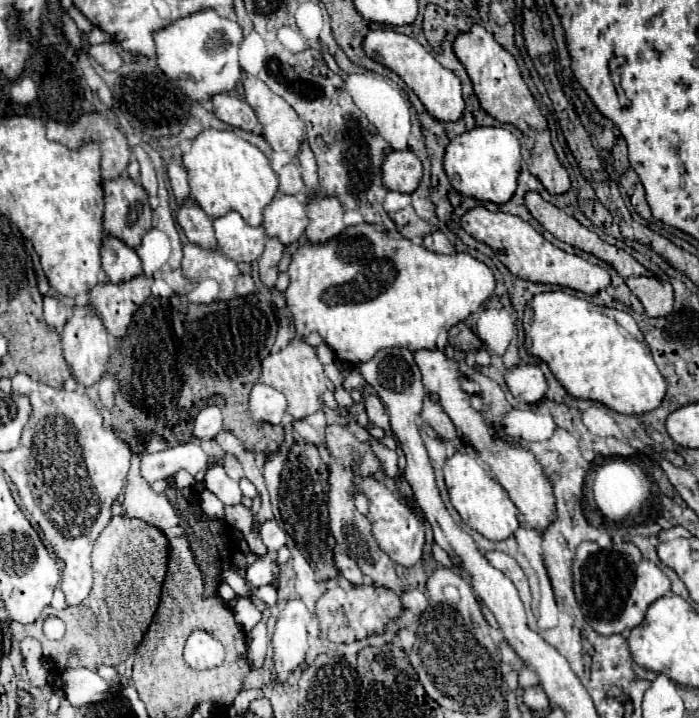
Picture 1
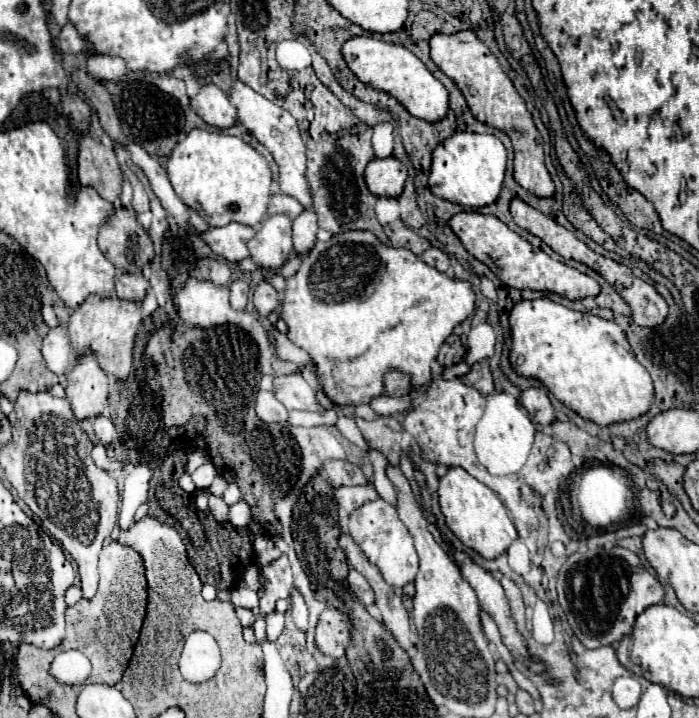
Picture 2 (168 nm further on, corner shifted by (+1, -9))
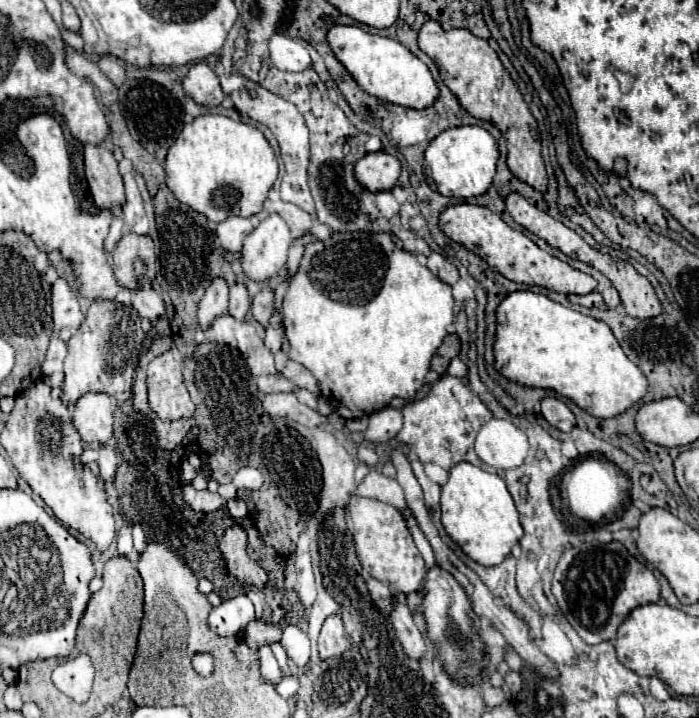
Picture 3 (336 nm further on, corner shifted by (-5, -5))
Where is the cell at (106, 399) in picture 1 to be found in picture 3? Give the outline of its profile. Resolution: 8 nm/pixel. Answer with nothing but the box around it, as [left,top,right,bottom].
[98,442,122,484]

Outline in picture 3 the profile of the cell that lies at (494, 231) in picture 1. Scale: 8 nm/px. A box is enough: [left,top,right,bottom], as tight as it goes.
[438,204,596,294]

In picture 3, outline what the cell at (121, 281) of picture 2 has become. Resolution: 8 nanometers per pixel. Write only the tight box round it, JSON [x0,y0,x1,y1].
[132,290,164,322]

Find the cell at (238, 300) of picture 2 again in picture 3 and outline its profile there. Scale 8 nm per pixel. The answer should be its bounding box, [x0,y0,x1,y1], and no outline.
[230,284,250,320]

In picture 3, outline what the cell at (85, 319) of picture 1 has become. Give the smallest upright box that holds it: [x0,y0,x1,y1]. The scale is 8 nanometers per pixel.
[72,394,112,446]

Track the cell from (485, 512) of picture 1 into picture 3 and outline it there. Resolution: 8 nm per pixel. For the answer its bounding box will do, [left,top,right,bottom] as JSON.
[442,462,522,566]

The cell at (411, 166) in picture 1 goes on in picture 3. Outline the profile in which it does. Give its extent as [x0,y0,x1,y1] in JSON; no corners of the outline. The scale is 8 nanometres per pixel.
[354,150,400,192]

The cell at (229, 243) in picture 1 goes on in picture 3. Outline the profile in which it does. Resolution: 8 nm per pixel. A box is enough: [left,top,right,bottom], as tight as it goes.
[226,216,254,252]

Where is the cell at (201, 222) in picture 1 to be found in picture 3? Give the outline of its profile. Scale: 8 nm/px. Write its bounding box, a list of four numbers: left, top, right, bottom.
[198,278,228,330]

